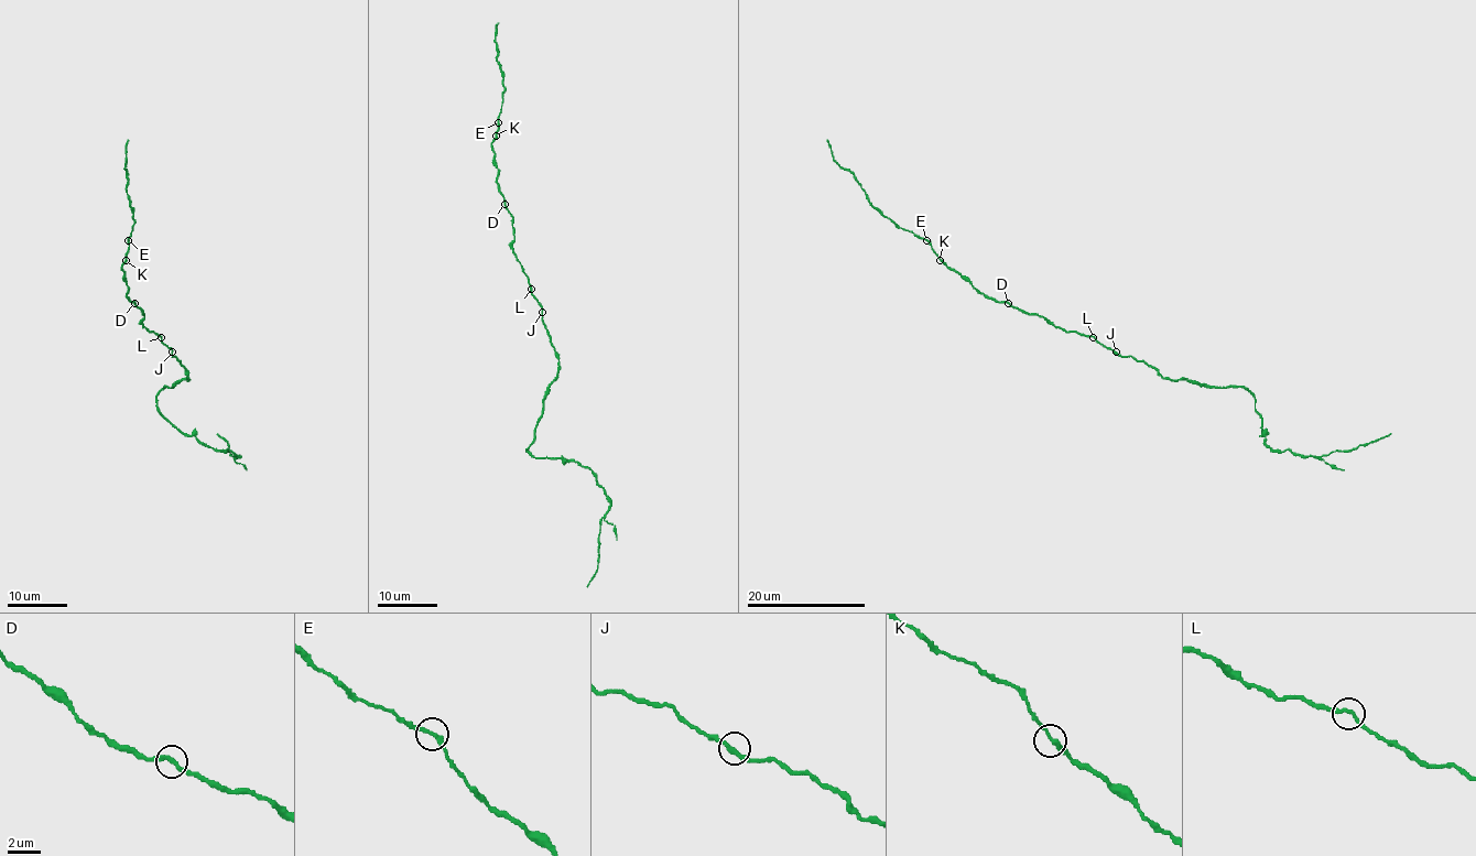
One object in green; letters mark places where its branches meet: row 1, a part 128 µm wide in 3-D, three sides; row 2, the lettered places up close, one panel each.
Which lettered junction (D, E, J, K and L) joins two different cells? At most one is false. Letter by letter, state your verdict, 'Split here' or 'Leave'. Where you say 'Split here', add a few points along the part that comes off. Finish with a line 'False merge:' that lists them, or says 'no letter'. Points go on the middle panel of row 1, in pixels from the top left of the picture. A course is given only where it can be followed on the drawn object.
D: Leave
E: Leave
J: Leave
K: Leave
L: Leave
False merge: no letter

